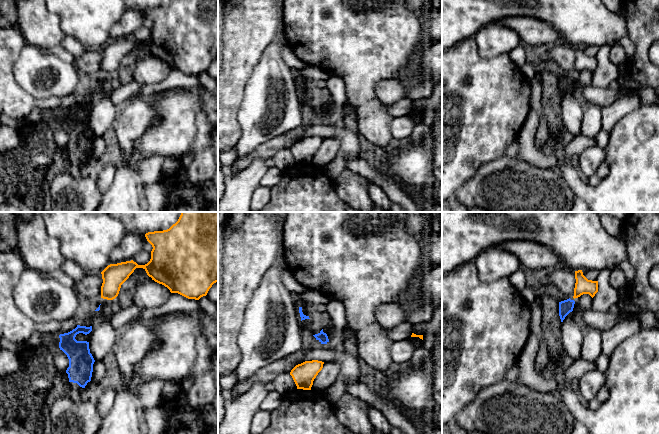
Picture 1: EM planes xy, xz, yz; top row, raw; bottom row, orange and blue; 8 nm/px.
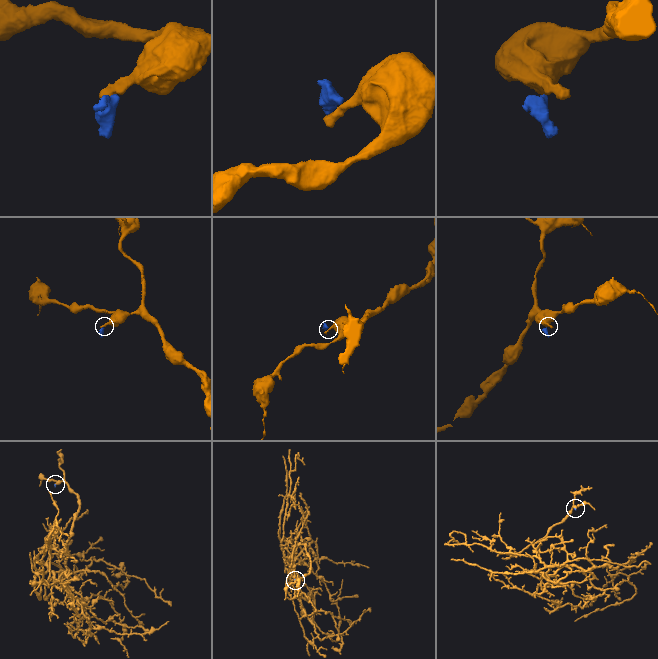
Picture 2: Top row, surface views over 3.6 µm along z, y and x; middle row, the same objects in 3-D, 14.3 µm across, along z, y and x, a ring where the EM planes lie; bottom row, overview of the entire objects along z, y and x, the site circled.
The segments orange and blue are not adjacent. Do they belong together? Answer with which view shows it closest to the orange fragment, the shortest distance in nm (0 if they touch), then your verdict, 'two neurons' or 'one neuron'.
yz | 20 nm | two neurons

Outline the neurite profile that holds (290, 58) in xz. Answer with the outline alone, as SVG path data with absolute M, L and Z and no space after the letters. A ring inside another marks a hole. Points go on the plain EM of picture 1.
M284 47L281 51L281 56L284 62L291 68L300 70L307 66L289 47Z

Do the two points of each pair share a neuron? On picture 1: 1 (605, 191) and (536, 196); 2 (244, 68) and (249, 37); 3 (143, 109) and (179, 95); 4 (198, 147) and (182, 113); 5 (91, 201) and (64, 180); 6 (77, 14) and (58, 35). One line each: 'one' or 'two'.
1: two
2: one
3: two
4: two
5: one
6: two

